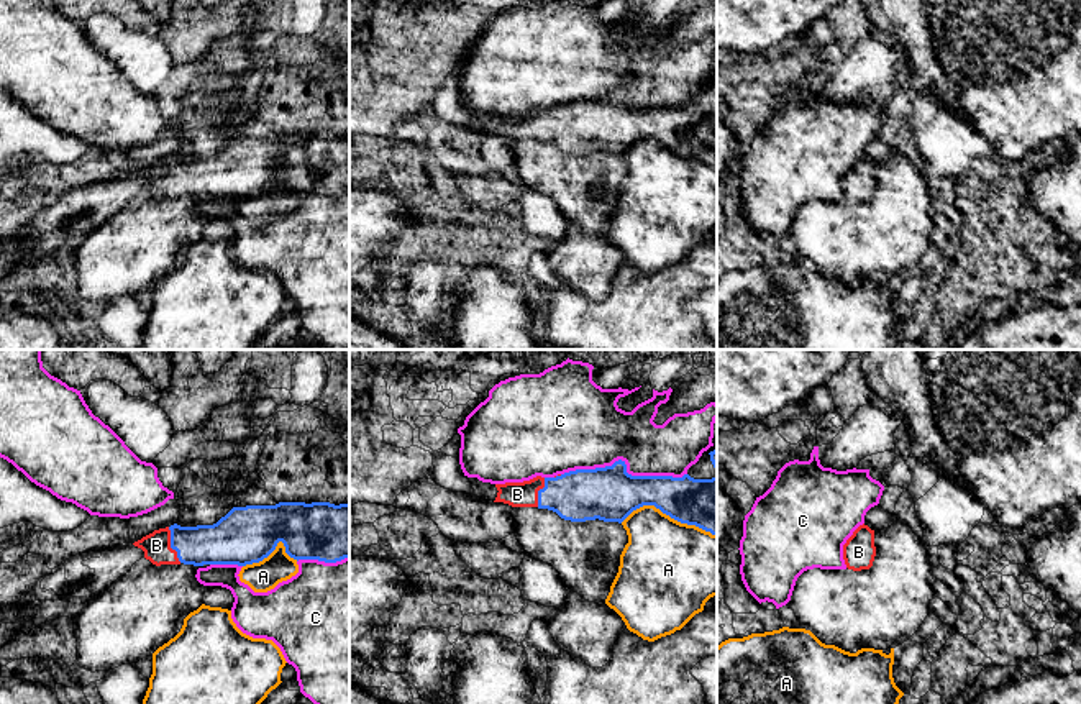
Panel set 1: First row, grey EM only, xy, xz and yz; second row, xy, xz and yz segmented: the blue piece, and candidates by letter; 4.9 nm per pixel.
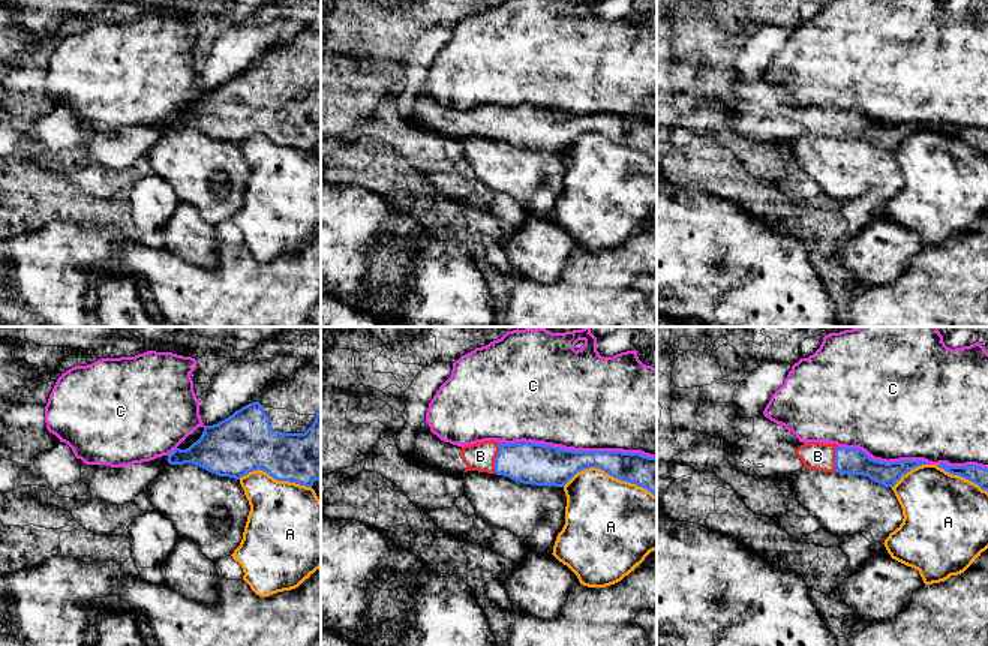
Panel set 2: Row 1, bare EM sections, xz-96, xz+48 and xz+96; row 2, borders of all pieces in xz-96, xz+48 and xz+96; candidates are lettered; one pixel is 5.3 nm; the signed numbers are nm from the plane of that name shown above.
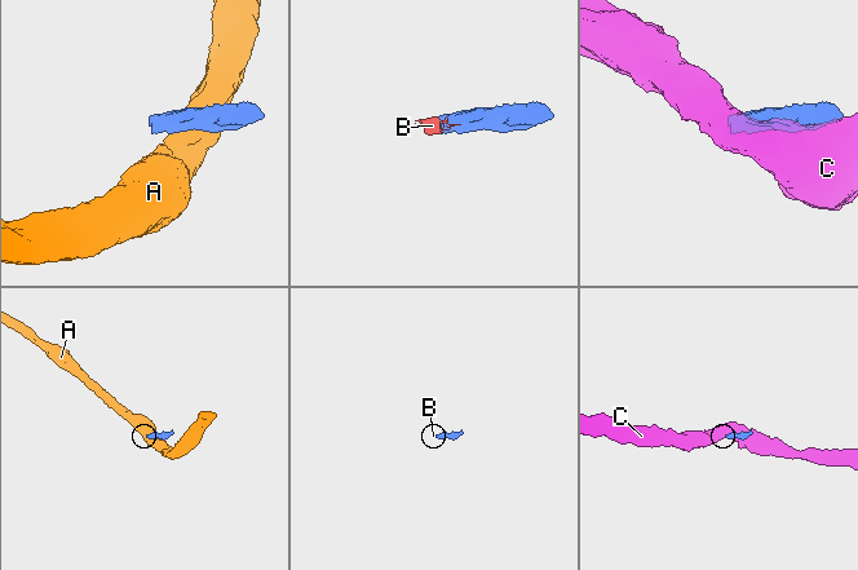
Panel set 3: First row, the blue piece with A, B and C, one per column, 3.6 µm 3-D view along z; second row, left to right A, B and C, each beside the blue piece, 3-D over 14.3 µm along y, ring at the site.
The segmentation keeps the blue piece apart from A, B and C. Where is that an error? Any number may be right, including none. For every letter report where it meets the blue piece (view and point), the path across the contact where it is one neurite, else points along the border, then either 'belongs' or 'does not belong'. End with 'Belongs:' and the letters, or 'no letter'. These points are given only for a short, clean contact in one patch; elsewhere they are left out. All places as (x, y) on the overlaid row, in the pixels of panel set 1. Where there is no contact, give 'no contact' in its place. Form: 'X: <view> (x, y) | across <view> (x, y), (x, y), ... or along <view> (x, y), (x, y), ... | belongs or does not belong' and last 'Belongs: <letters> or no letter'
A: xz (668, 514) | does not belong
B: xy (171, 545) | across xy (220, 544), (171, 545), (156, 545) | belongs
C: xz (625, 465) | does not belong
Belongs: B

